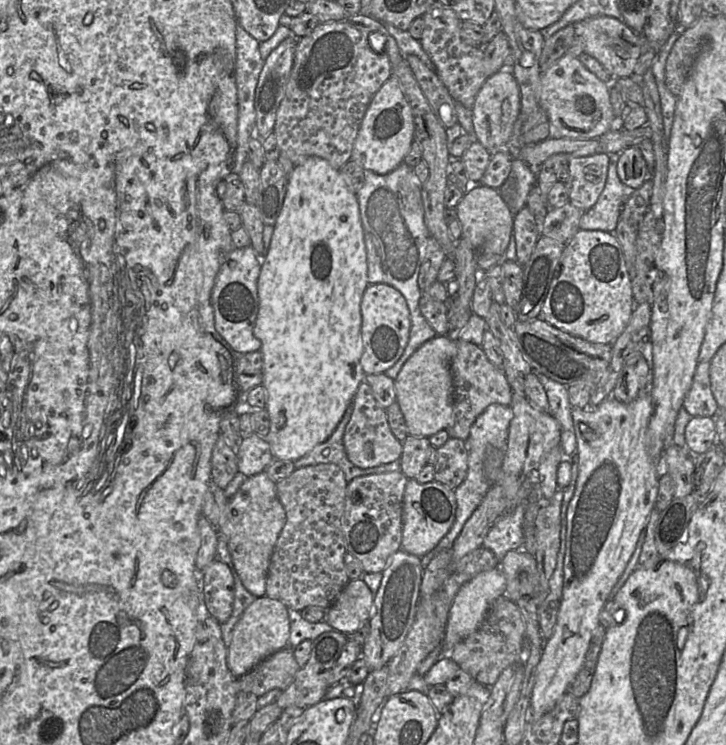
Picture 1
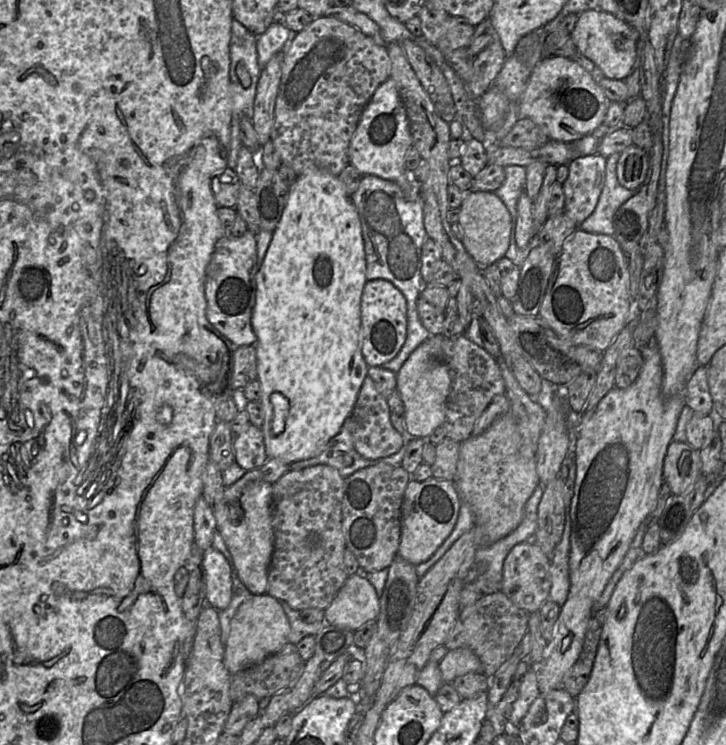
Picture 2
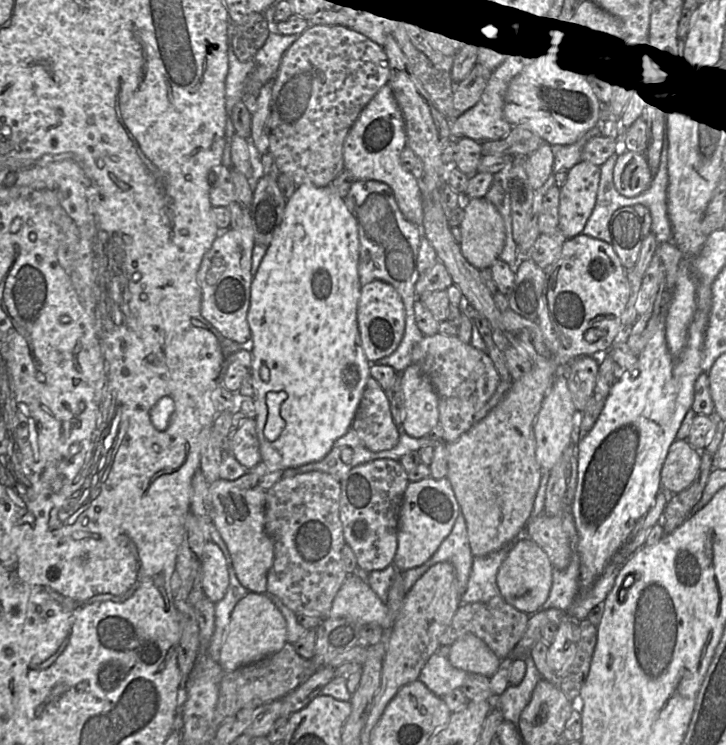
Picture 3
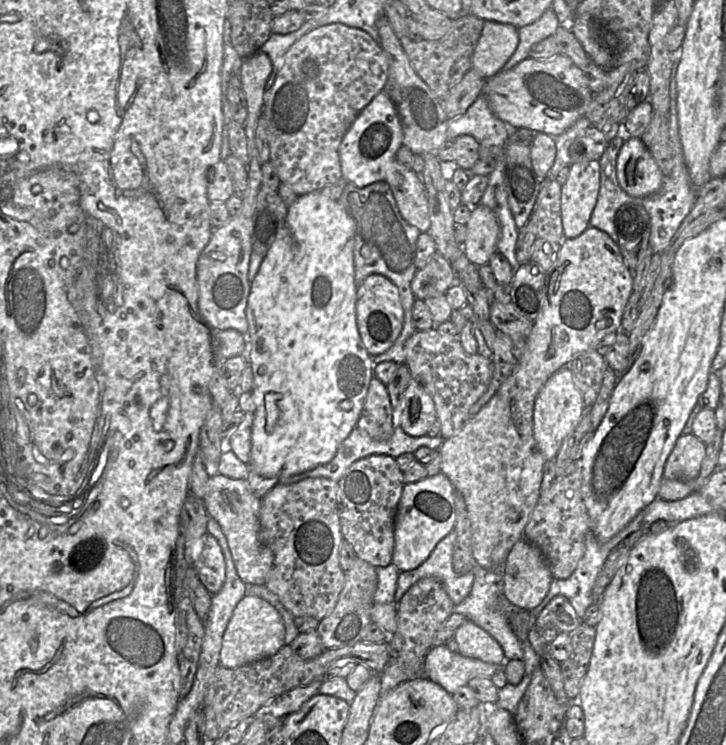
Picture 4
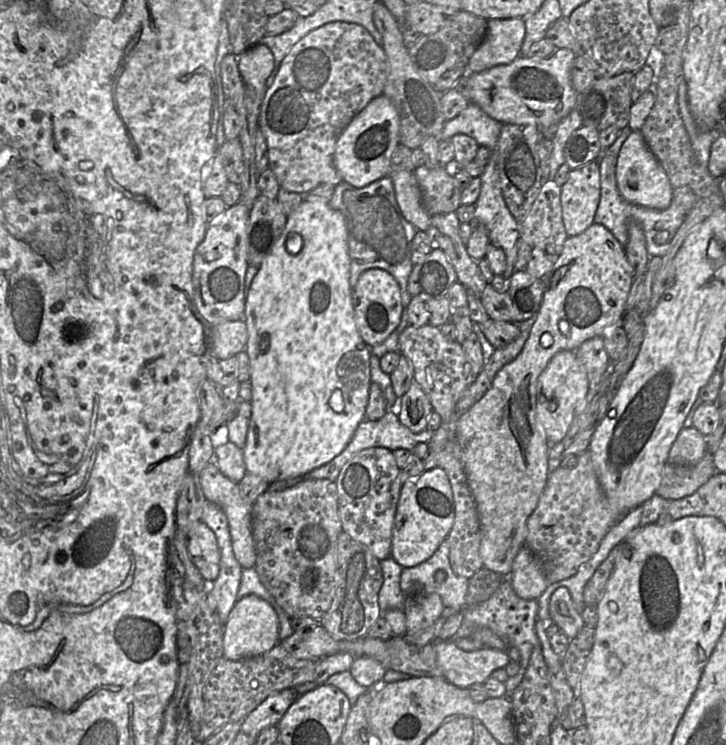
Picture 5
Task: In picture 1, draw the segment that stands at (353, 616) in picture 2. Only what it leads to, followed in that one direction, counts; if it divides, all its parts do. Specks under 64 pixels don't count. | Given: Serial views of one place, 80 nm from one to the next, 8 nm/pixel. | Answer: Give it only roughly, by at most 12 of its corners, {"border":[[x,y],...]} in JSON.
{"border":[[349,580],[325,612],[344,634],[372,616],[374,593]]}

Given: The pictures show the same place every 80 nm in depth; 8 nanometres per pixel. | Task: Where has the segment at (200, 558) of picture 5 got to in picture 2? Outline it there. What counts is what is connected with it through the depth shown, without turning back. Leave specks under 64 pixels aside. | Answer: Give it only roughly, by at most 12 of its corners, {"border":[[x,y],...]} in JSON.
{"border":[[214,547],[202,554],[206,604],[224,610],[231,571]]}

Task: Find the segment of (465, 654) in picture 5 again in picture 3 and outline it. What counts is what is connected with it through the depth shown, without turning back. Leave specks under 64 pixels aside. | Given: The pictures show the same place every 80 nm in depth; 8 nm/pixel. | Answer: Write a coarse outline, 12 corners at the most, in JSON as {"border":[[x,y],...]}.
{"border":[[434,653],[418,679],[443,697],[460,688],[469,673]]}

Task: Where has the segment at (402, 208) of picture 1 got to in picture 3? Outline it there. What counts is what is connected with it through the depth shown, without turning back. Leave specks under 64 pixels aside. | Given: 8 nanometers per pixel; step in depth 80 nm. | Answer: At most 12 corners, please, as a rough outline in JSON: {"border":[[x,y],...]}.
{"border":[[355,180],[344,201],[357,223],[358,278],[391,284],[405,330],[371,364],[402,373],[424,337],[415,284],[422,229],[392,188]]}

